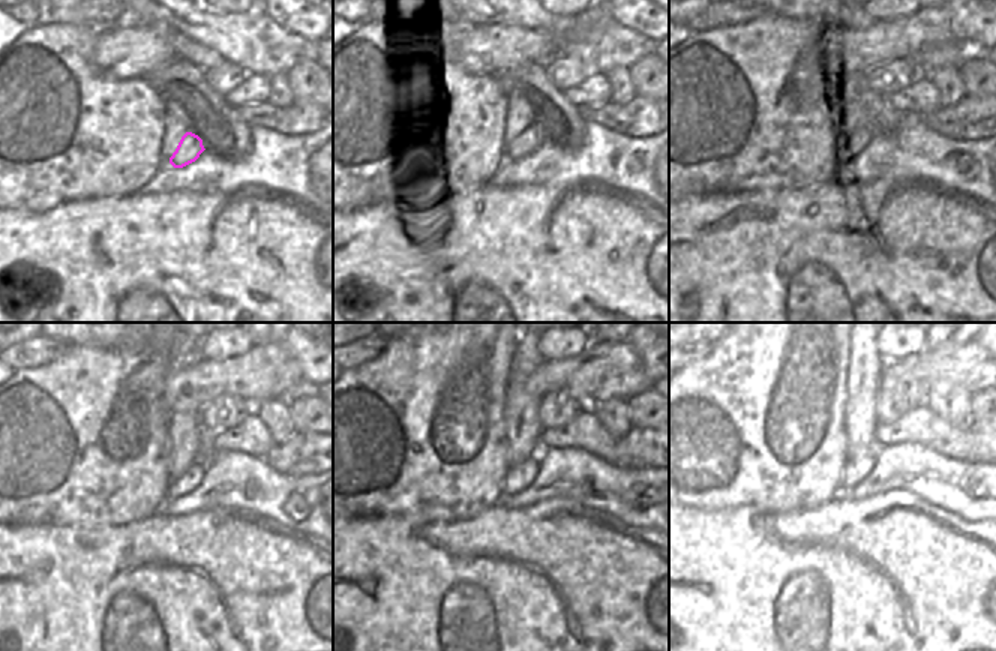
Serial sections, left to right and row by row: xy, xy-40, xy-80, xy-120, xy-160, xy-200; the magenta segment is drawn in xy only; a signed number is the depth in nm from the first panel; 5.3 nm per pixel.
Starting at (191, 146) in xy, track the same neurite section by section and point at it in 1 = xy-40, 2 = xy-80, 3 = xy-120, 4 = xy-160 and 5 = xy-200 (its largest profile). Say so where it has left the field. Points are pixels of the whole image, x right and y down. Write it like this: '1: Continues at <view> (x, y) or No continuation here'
1: Continues at xy-40 (528, 140)
2: Continues at xy-80 (864, 141)
3: Continues at xy-120 (192, 477)
4: Continues at xy-160 (518, 477)
5: Continues at xy-200 (857, 468).

